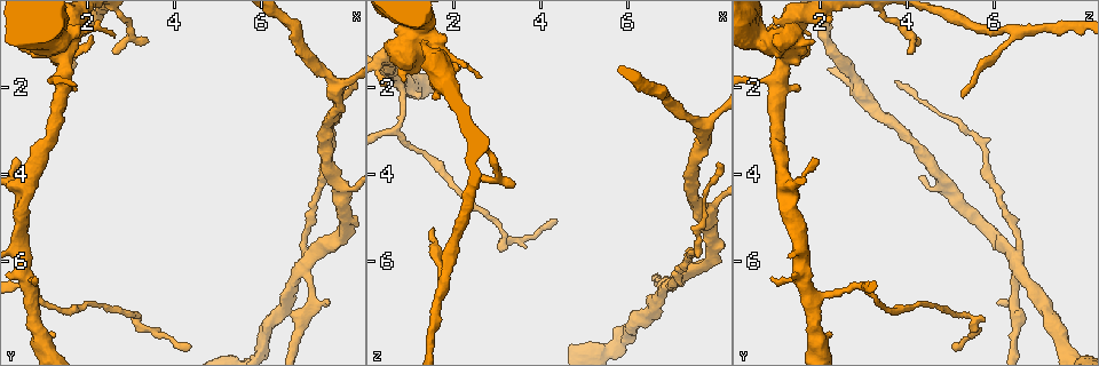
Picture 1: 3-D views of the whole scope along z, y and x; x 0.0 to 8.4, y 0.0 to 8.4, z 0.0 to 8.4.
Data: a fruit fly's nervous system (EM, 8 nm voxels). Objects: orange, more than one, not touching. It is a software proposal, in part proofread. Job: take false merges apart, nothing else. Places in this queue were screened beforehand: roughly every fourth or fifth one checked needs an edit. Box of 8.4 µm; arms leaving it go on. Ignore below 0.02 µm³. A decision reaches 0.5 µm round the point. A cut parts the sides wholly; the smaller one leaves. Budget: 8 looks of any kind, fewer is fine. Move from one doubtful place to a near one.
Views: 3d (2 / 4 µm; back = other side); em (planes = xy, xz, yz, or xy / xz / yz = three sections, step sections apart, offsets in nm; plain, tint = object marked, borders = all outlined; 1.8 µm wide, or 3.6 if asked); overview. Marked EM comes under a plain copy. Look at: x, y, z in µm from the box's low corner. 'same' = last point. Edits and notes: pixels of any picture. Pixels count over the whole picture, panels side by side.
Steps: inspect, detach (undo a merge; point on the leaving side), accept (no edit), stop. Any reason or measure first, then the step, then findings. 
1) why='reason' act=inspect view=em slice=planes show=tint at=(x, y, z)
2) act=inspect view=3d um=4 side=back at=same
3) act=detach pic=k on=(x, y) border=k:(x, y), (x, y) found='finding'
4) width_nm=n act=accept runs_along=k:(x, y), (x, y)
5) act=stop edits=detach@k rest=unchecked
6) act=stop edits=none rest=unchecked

why='a fork' act=inspect view=3d um=2 at=(7.75, 4.35, 4.90)

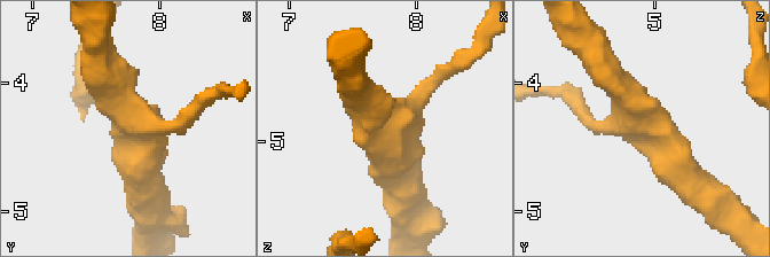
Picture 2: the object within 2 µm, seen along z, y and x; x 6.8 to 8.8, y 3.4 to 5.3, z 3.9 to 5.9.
arms=3 act=inspect view=em slice=planes show=borders at=(7.74, 4.30, 4.96)

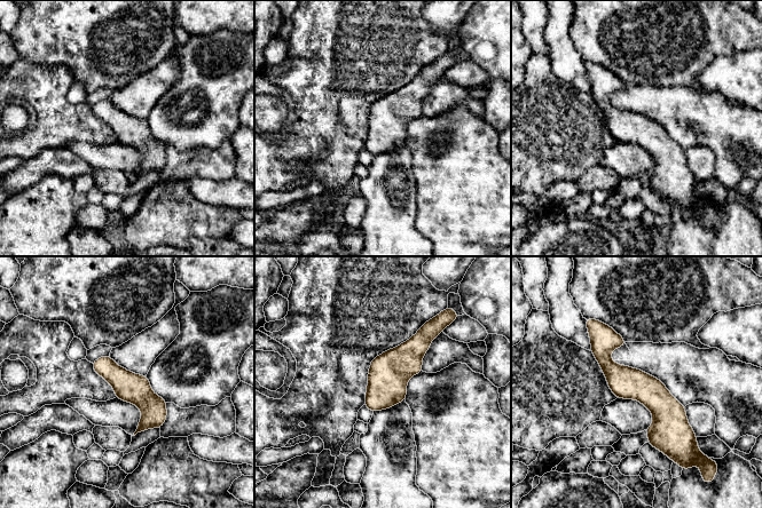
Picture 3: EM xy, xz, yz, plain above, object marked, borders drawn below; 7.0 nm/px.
act=accept runs_along=3:(601, 328), (604, 360), (664, 412), (664, 449) found='all the same neuron'

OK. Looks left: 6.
why='sharp bend' act=inspect view=em slice=planes show=tint at=(6.90, 6.25, 6.60)

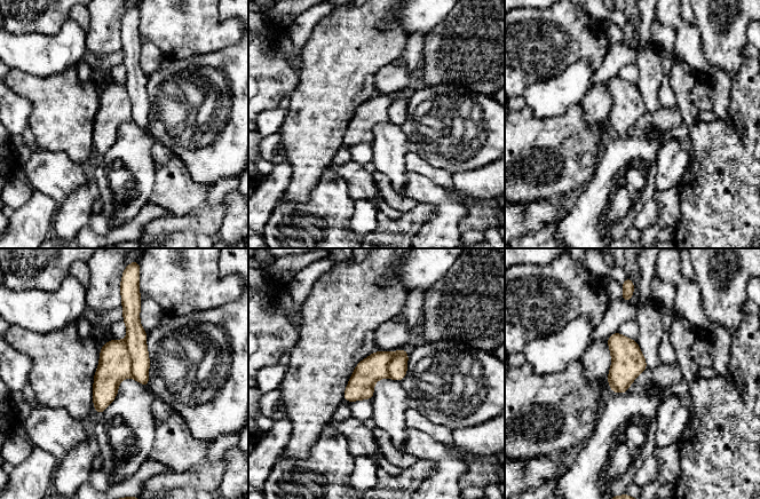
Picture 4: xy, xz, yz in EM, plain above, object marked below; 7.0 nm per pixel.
width_nm=190 act=detach pic=4 on=(135, 340) border=4:(124, 341), (132, 362), (133, 375) found='two neurons meet here'

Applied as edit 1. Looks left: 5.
act=inspect view=overview

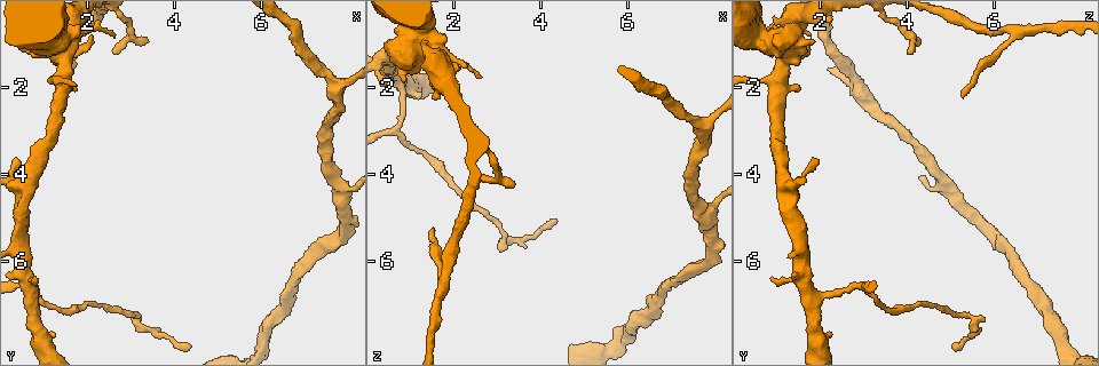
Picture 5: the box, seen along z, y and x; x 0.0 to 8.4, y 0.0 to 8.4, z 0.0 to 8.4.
why='abrupt turn' act=inspect view=em slice=planes show=tint at=(3.15, 7.40, 5.50)

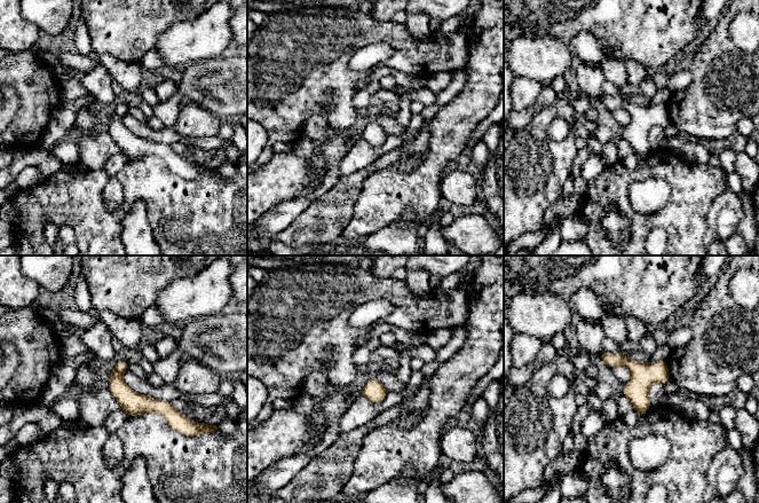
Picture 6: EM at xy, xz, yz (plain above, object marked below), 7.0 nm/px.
act=accept runs_along=6:(118, 366), (118, 385), (136, 403), (178, 419) found='all the same neuron'

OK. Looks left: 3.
act=inspect view=em slice=yz step=4 show=tint at=(7.65, 2.05, 2.95)

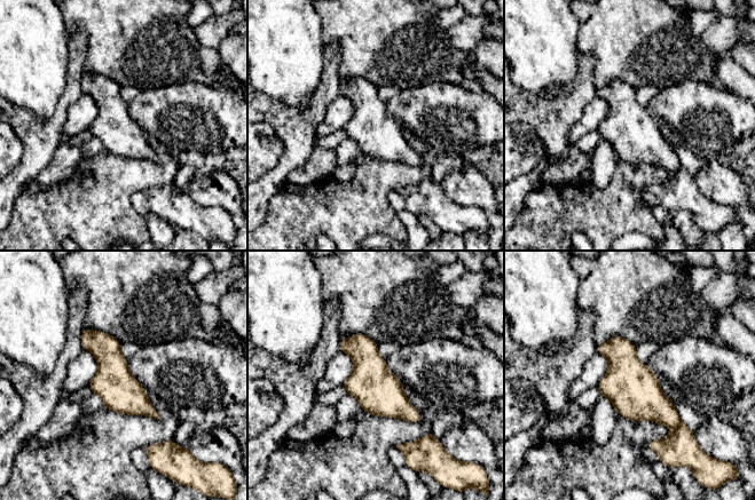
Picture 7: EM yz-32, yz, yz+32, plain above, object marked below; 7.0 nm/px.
width_nm=280 act=accept runs_along=7:(85, 331), (155, 414) found='continuous, no second neuron'

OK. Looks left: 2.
act=stop edits=detach@4 rest=unchecked

